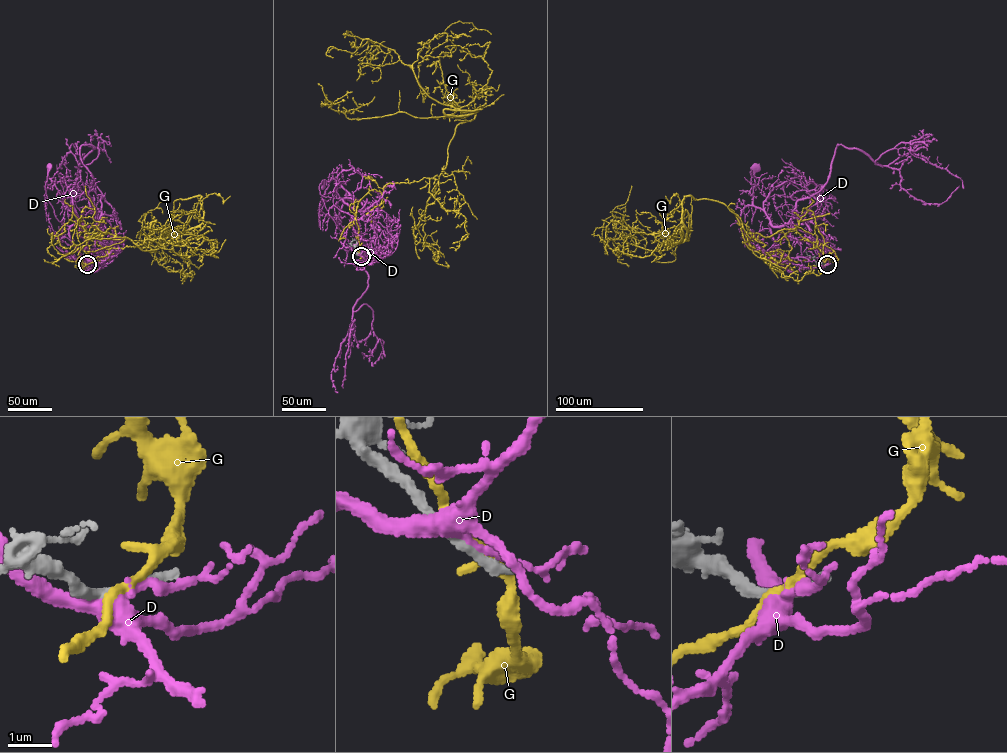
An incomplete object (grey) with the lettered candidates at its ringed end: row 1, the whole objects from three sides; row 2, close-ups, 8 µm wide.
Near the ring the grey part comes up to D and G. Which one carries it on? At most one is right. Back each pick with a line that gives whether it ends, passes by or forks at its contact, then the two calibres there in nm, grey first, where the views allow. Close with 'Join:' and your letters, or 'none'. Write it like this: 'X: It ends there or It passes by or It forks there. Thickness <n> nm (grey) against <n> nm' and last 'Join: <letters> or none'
Join: none

